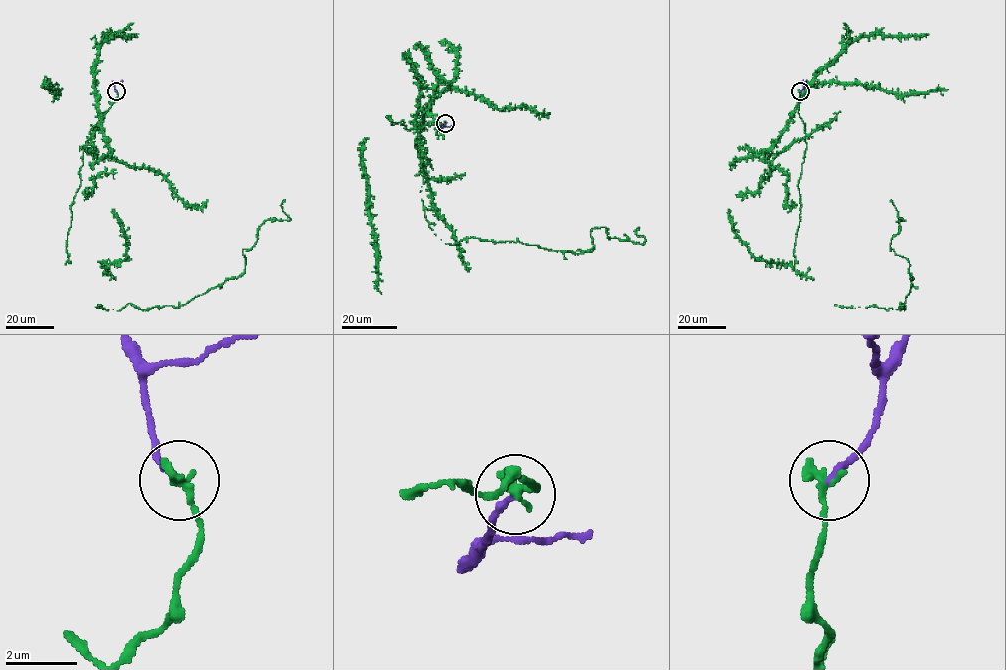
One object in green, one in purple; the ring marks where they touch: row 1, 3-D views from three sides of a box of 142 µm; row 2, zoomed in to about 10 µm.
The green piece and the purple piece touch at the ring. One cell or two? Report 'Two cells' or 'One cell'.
One cell

